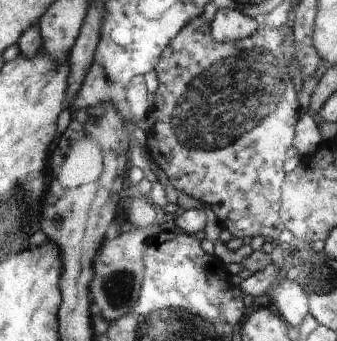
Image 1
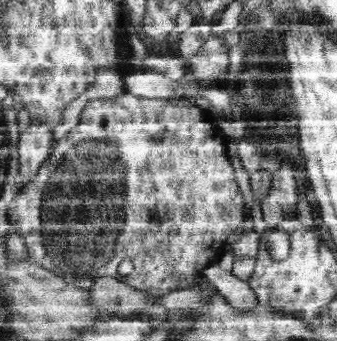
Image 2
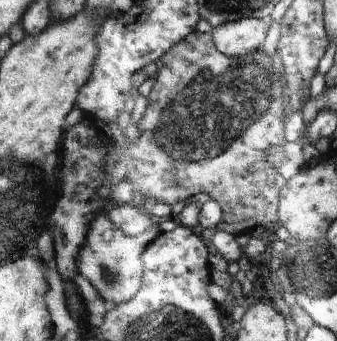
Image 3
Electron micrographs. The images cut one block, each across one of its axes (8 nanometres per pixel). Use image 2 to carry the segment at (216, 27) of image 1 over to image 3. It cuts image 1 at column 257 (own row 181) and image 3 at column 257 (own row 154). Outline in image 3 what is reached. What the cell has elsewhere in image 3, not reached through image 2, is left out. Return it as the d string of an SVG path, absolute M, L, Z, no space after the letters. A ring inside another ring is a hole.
M243 18L239 22L227 22L219 28L213 28L217 48L227 56L247 56L251 52L259 52L265 36L269 32L269 24L259 18Z

